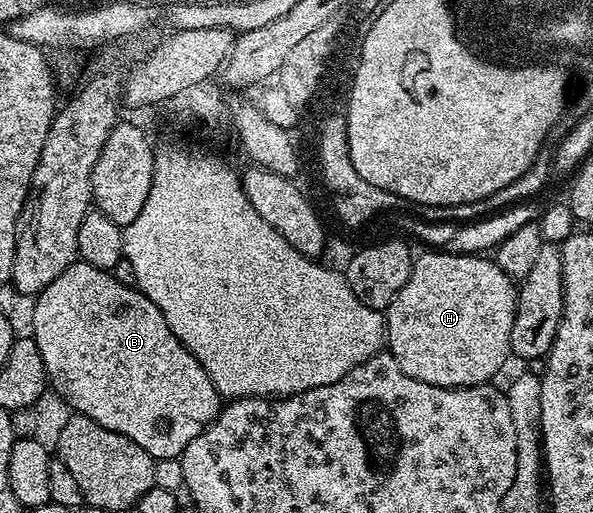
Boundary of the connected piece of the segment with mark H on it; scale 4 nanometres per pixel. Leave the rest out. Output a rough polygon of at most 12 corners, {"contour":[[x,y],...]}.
{"contour":[[424,250],[386,348],[430,386],[495,381],[517,285],[495,259]]}

